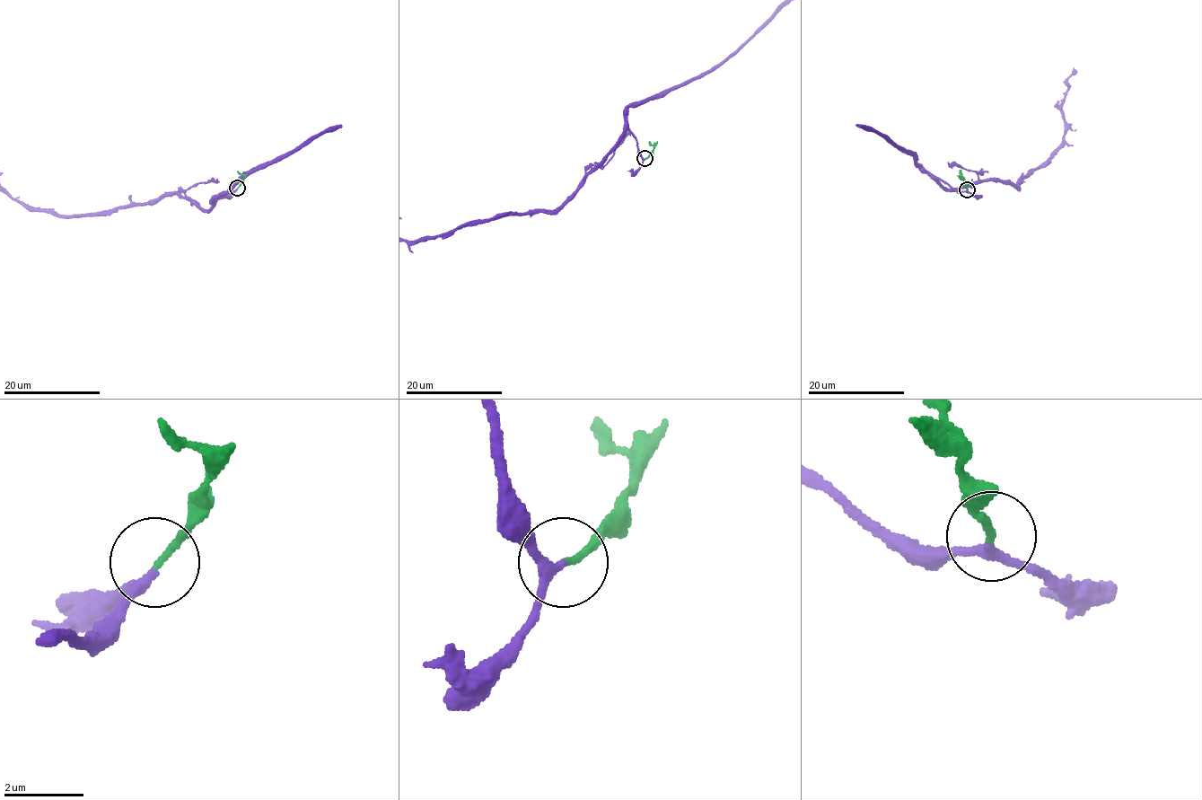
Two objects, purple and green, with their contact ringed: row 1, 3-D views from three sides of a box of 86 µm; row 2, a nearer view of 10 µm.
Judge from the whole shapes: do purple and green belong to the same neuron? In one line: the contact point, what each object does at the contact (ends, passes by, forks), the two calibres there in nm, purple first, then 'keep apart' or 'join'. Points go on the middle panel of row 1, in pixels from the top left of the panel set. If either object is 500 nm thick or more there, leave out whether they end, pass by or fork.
at (644, 158); purple passes by; green ends there; 220 nm thick on the purple side, 170 nm on the other; join

